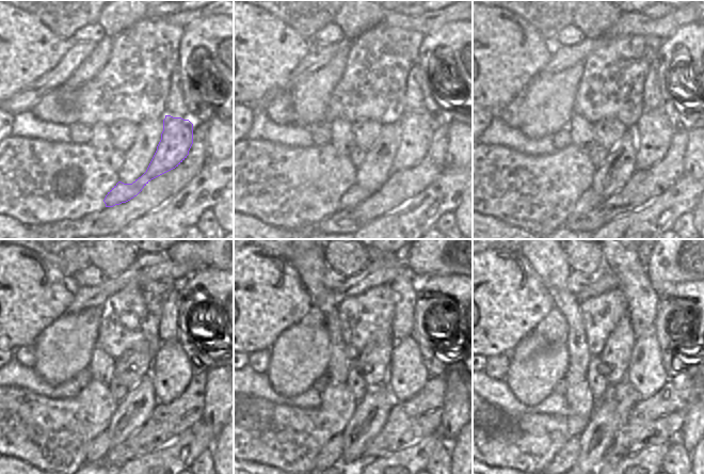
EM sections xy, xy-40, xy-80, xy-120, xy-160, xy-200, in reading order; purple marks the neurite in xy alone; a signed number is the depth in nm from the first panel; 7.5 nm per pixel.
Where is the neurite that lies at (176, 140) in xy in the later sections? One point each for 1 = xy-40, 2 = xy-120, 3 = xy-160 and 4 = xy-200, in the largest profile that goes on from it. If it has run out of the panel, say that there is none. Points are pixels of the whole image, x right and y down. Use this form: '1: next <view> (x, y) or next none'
1: next xy-40 (416, 131)
2: next xy-120 (171, 373)
3: next xy-160 (408, 375)
4: next xy-200 (645, 372)

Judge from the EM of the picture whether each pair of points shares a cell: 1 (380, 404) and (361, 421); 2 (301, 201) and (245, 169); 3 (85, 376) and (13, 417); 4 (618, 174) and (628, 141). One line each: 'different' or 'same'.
1: same
2: same
3: different
4: same

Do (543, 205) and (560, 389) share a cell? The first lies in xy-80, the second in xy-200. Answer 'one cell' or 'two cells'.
two cells

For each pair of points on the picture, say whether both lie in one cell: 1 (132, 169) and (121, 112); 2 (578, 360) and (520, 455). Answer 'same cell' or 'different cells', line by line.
1: different cells
2: different cells

